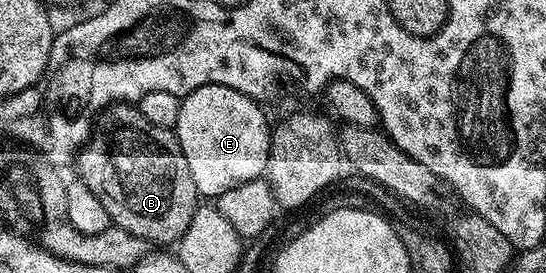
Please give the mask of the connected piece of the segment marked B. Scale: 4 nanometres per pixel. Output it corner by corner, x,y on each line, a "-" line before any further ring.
113,104
99,115
98,121
94,126
94,133
75,159
75,166
77,172
80,173
77,174
79,181
91,186
92,191
99,196
101,204
110,207
111,221
119,229
130,232
134,236
146,240
149,244
156,244
156,242
172,242
172,244
176,244
179,243
181,236
186,232
186,228
190,226
190,220
194,216
198,205
198,195
196,193
196,185
194,184
194,176
190,176
190,164
186,164
186,156
182,152
180,142
176,138
176,131
172,128
168,129
152,124
135,105

